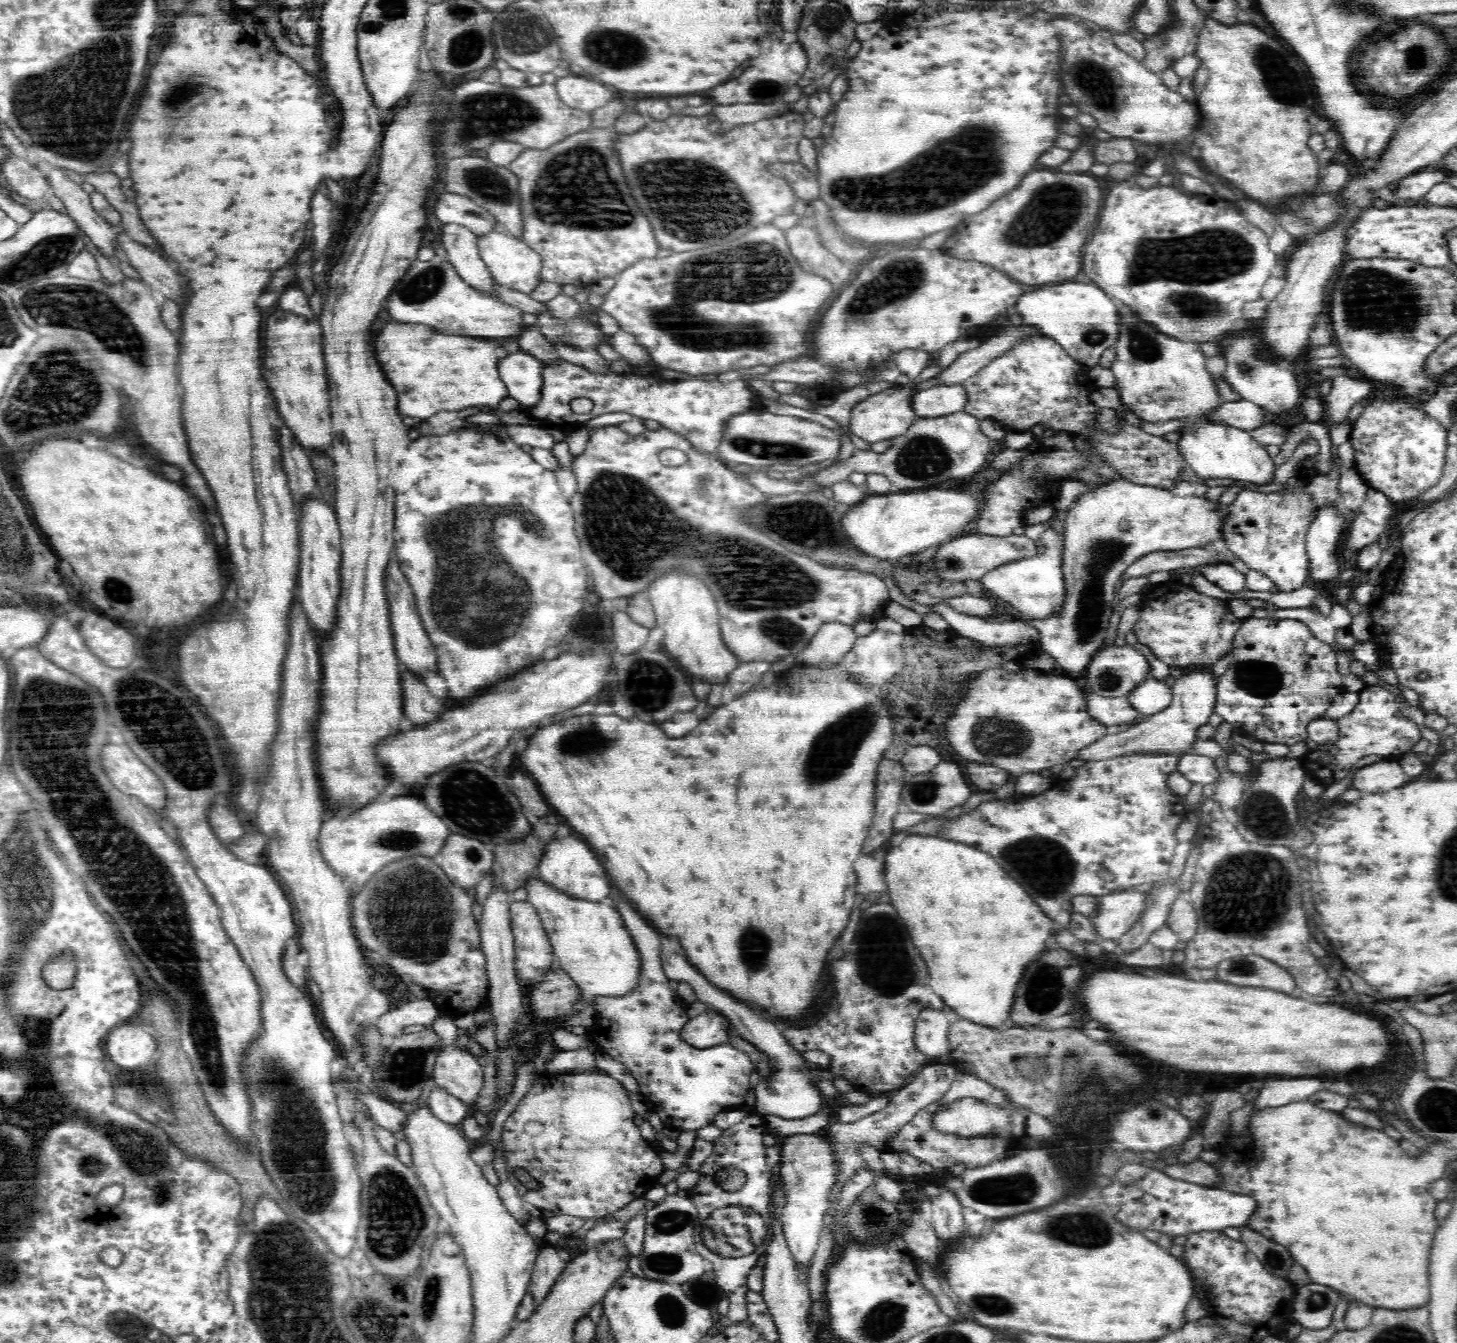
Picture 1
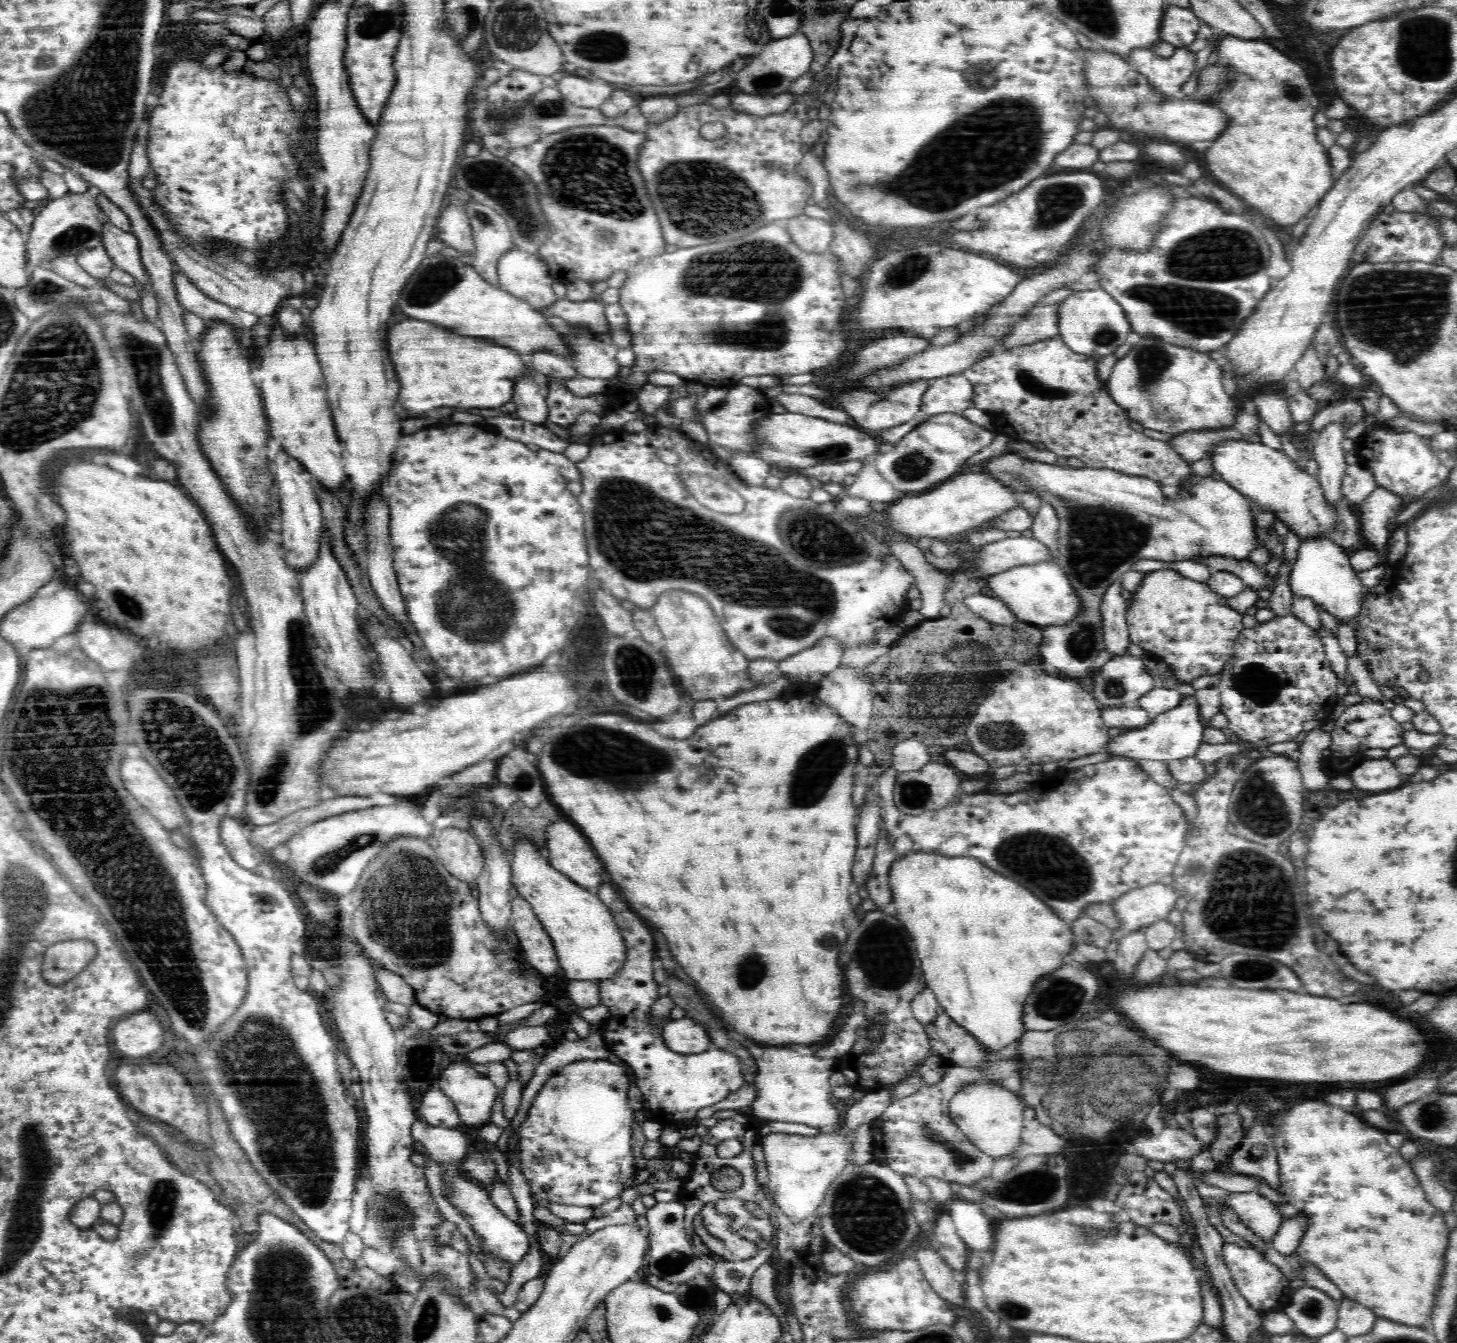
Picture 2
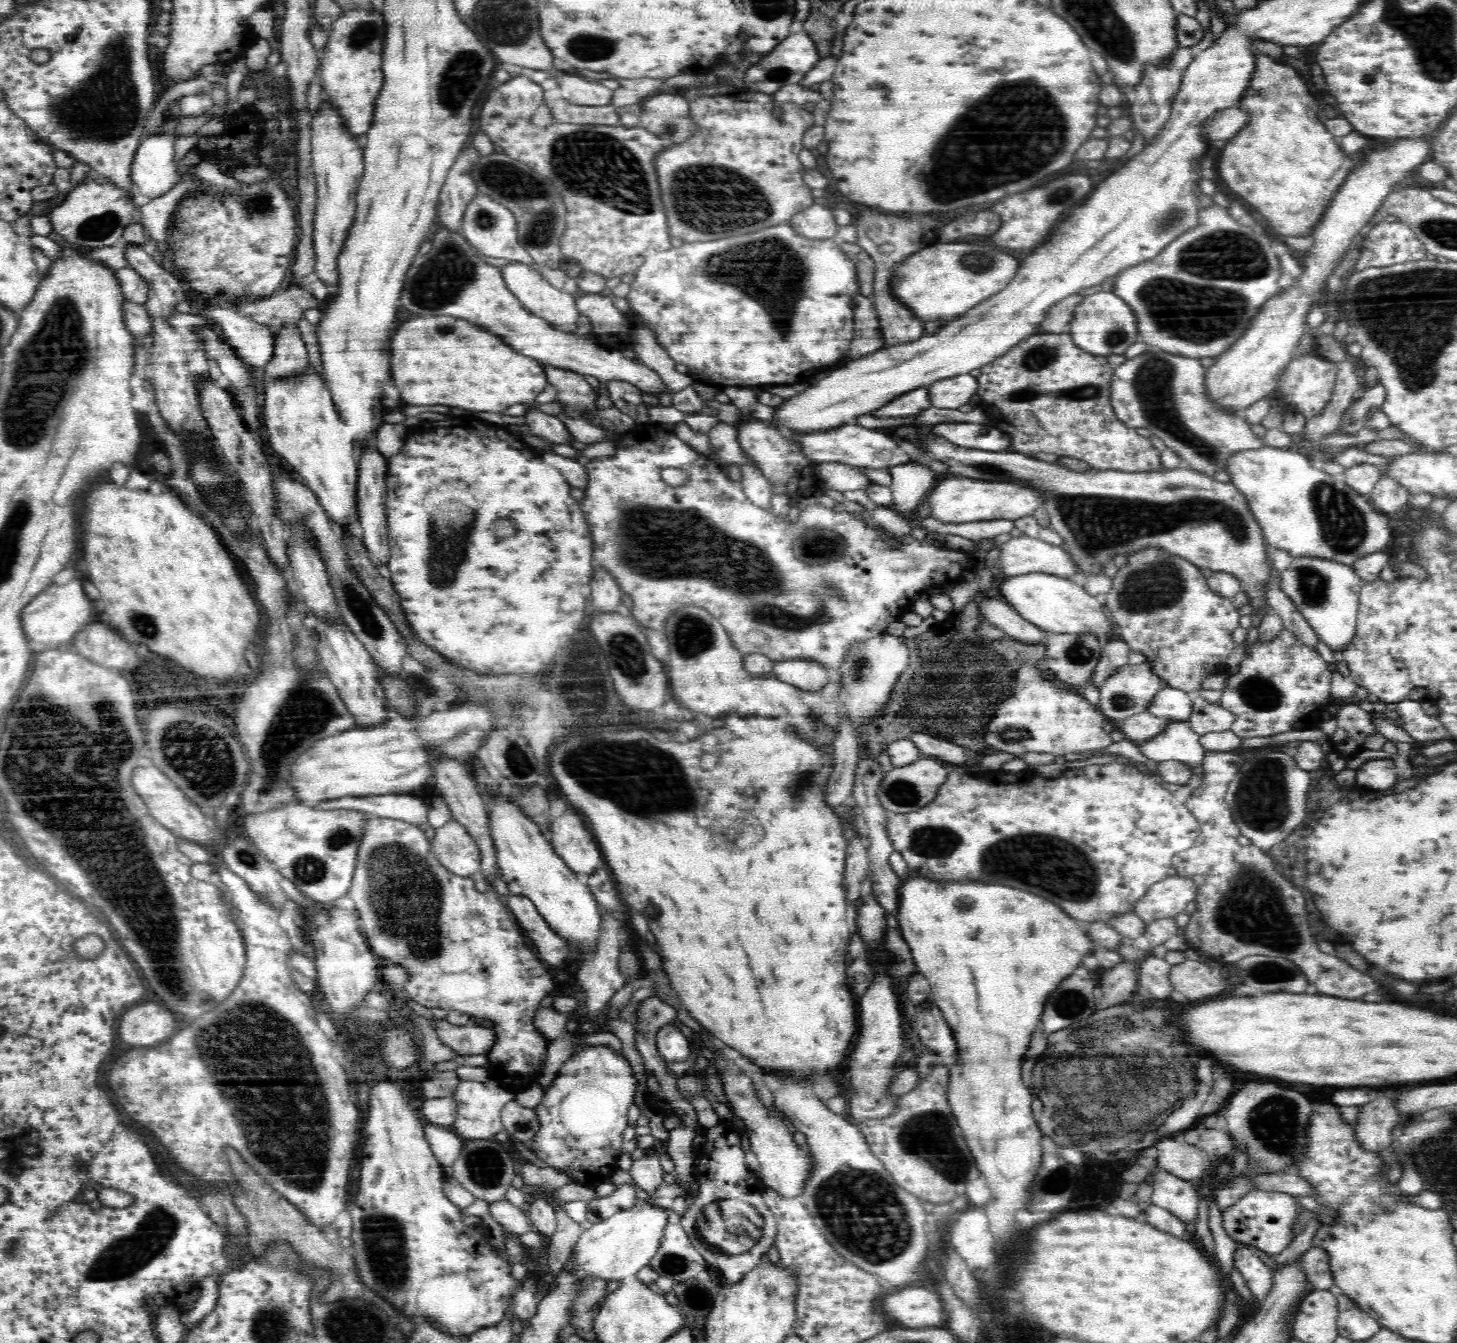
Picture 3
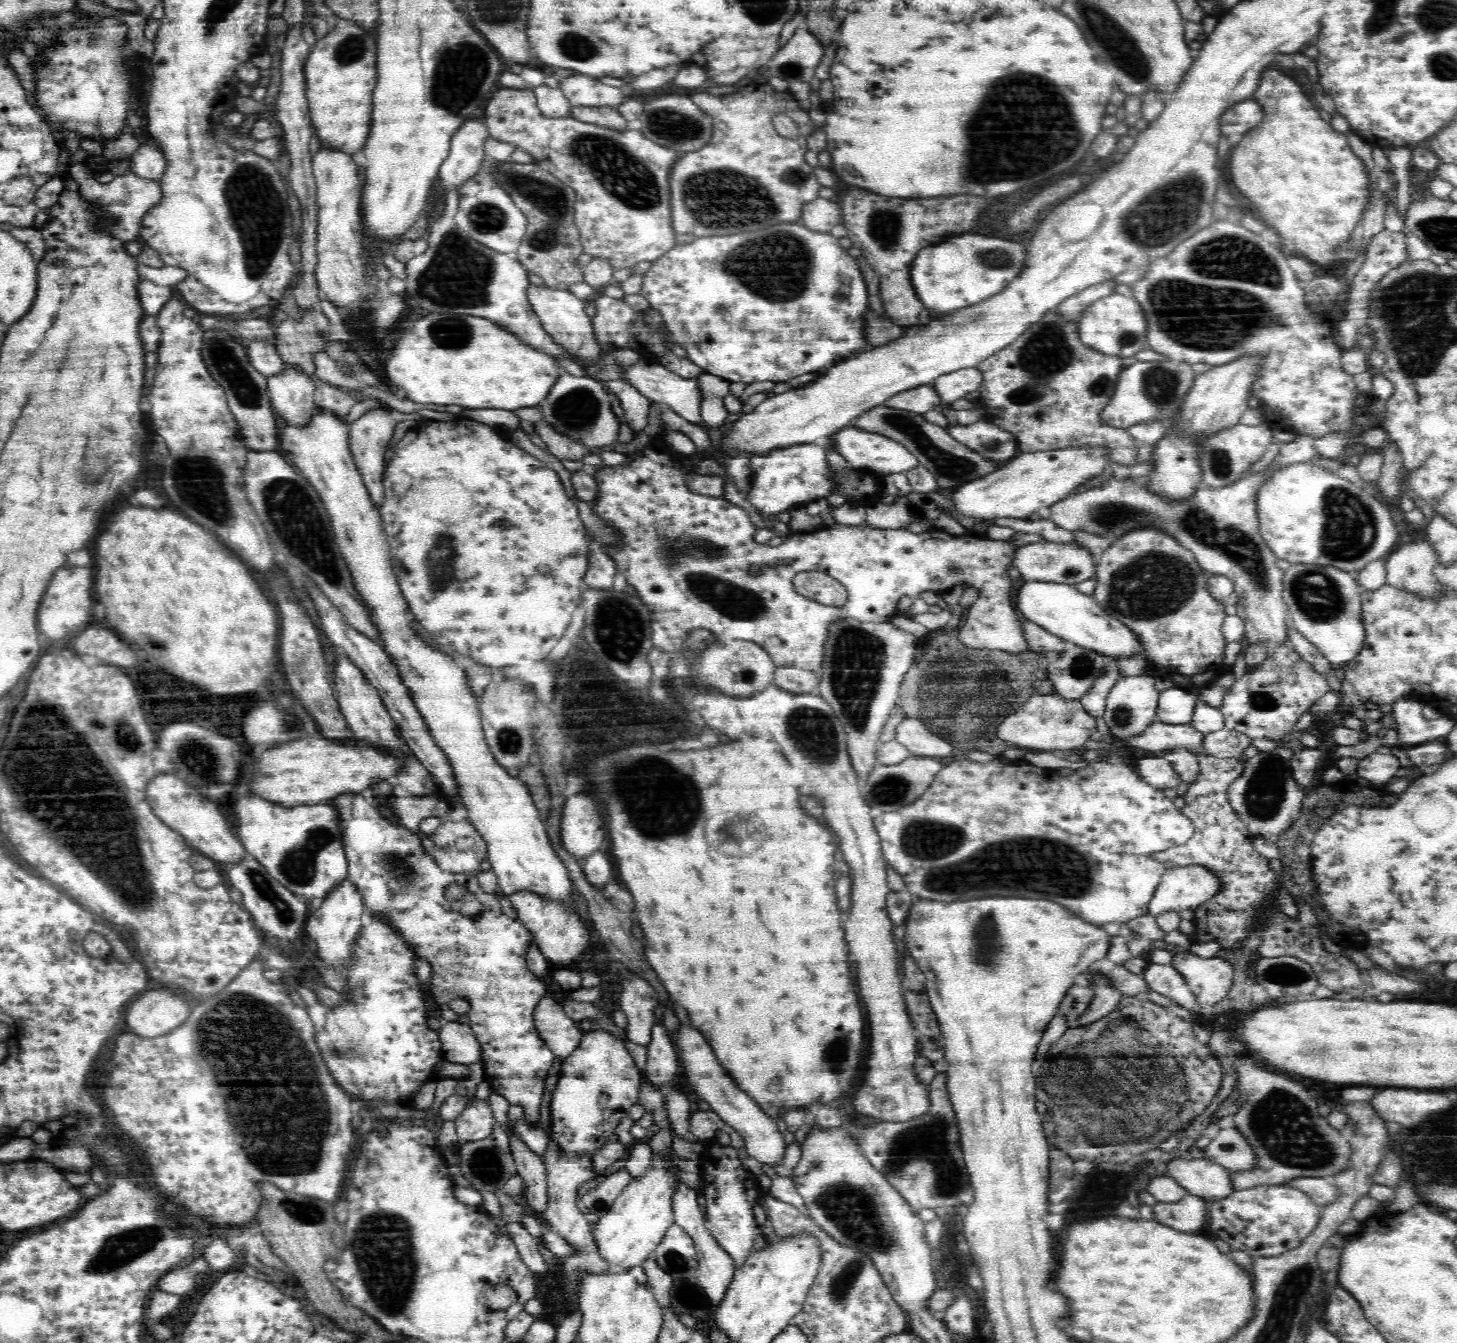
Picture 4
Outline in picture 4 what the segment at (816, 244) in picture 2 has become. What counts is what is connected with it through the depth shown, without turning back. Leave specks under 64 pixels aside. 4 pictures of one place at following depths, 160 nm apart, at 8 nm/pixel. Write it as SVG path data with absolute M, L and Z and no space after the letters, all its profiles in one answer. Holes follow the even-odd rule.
M815 198L804 204L802 224L810 230L830 232L840 222L840 205L837 199Z

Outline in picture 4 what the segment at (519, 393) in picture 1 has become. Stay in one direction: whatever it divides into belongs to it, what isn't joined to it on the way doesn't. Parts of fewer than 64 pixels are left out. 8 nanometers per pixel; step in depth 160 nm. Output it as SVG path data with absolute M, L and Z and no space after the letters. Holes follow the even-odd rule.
M542 418L534 424L534 430L548 446L547 452L553 454L559 460L582 460L590 454L590 448L570 439L570 437L566 437L560 431L556 431L552 428L552 425Z

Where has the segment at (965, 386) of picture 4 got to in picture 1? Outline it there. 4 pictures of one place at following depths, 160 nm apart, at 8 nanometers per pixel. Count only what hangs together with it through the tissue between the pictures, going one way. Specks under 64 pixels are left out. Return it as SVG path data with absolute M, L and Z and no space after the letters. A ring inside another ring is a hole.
M938 384L916 393L912 405L919 418L932 418L962 412L967 402L962 384Z

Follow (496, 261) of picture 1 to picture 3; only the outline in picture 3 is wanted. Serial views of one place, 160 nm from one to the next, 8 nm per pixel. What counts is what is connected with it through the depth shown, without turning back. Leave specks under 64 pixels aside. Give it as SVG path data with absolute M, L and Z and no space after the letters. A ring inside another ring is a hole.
M510 261L503 268L505 272L505 282L511 292L516 295L524 307L532 311L536 316L548 321L552 328L560 330L562 333L572 333L576 329L576 322L579 316L577 306L578 296L560 292L550 285L550 282L534 268L518 261Z

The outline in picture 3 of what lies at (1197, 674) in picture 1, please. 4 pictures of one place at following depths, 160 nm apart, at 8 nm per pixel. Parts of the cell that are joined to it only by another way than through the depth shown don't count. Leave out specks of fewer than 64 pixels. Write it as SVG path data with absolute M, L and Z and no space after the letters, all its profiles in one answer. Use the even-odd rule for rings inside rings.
M1170 720L1160 735L1145 740L1137 747L1146 758L1158 764L1176 760L1194 769L1202 764L1207 751L1199 738L1200 735L1192 731L1187 721Z

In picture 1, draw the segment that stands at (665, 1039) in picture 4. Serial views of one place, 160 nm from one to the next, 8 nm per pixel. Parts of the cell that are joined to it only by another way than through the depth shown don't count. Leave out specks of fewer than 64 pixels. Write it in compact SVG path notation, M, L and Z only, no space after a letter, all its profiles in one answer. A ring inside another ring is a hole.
M710 1011L688 1020L680 1034L687 1044L706 1048L728 1043L731 1029L734 1031L726 1017L720 1016L716 1011Z

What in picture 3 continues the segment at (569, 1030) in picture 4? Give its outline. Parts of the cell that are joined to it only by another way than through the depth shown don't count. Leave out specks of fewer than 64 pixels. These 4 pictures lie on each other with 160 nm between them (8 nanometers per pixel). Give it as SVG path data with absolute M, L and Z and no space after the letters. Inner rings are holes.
M540 1007L535 1012L535 1027L549 1042L547 1060L541 1068L539 1082L546 1088L555 1079L560 1068L573 1054L575 1046L594 1046L596 1042L608 1042L608 1046L616 1046L622 1050L622 1042L612 1032L597 1029L586 1037L576 1036L566 1031L568 1013L556 1012L552 1007Z

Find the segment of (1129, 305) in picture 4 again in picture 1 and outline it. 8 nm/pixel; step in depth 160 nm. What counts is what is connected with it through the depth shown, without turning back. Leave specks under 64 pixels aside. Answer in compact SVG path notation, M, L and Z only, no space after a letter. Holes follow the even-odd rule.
M1066 282L1032 288L1034 292L1017 298L1013 313L1022 317L1024 325L1036 327L1039 334L1052 338L1068 352L1068 355L1079 360L1086 367L1098 365L1108 348L1119 342L1121 316L1116 304L1108 294L1098 286L1083 282Z

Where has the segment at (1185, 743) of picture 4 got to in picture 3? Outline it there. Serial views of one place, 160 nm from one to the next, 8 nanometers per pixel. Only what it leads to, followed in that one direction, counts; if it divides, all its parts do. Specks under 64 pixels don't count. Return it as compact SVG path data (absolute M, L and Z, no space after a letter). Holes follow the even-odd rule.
M1150 711L1134 715L1124 722L1112 722L1113 728L1121 731L1125 738L1134 742L1144 742L1158 736L1169 725L1168 717L1154 716Z

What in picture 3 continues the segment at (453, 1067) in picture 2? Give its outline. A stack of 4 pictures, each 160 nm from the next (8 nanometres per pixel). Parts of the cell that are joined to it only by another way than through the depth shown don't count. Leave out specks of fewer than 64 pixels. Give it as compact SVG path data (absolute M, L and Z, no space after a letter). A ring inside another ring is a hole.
M461 1080L454 1089L451 1097L457 1104L457 1117L453 1122L454 1132L470 1140L490 1139L490 1136L505 1130L501 1121L503 1106L515 1098L511 1090L504 1089L504 1085L498 1081L477 1082Z

